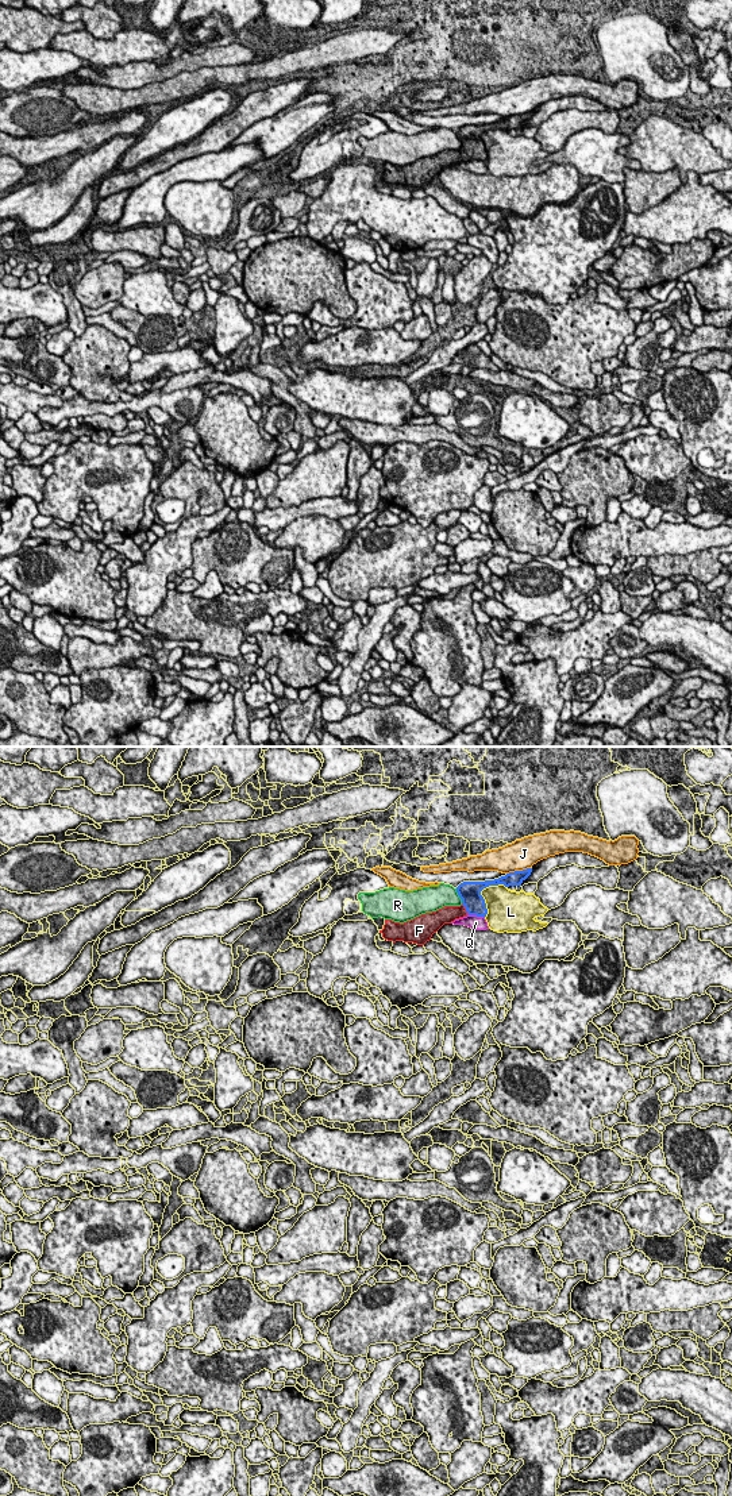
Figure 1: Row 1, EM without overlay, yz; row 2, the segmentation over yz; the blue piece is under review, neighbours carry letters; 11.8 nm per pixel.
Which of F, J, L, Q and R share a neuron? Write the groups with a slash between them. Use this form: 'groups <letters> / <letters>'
groups F / J / L / Q / R

